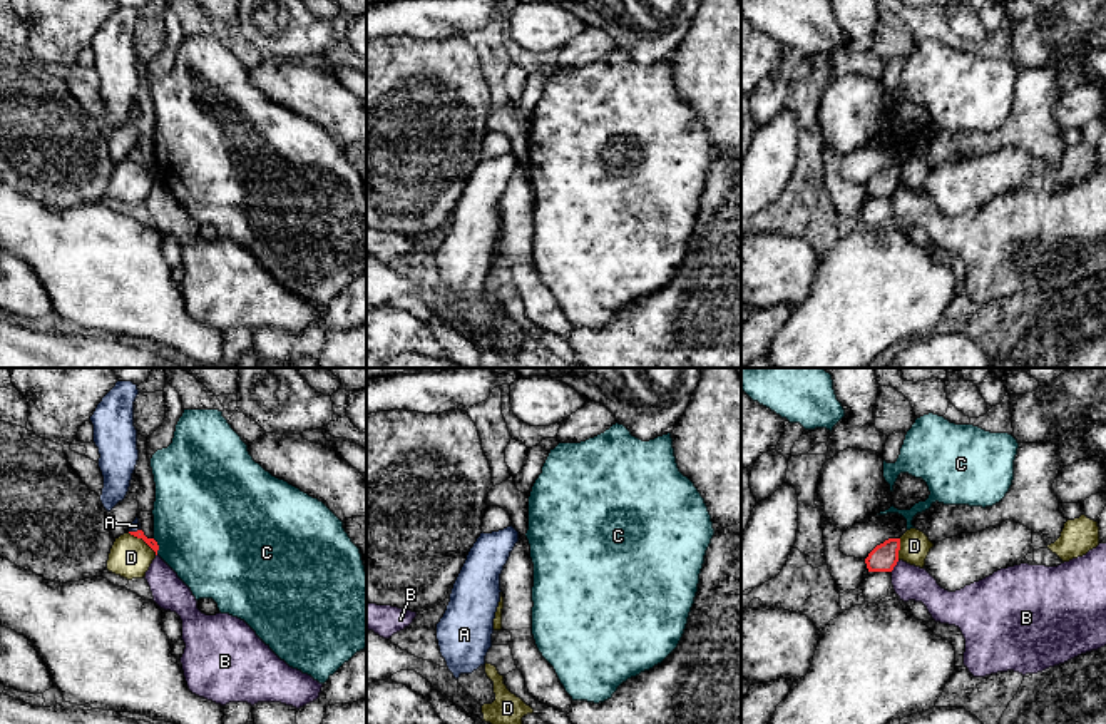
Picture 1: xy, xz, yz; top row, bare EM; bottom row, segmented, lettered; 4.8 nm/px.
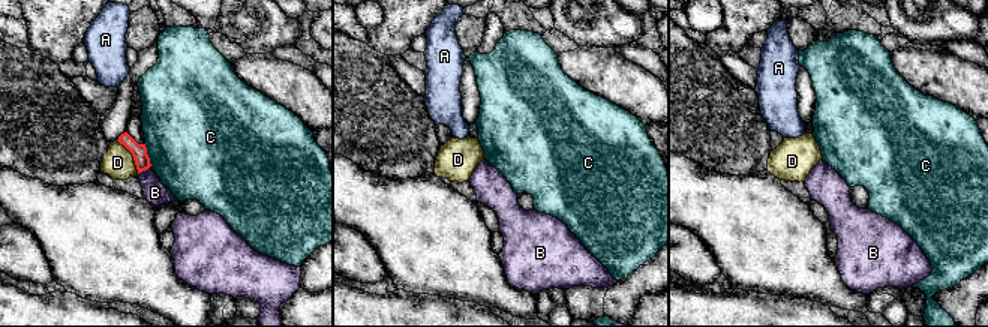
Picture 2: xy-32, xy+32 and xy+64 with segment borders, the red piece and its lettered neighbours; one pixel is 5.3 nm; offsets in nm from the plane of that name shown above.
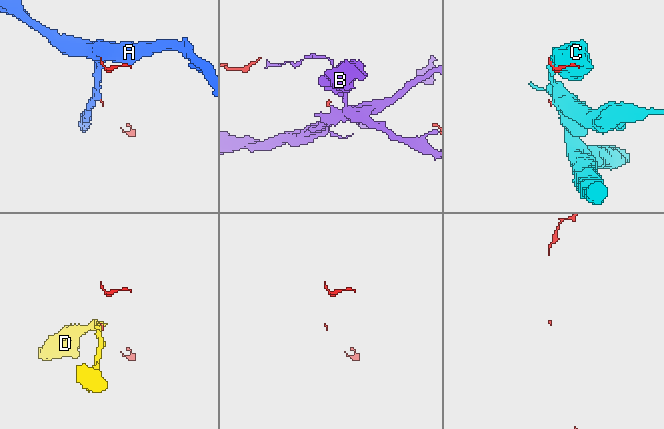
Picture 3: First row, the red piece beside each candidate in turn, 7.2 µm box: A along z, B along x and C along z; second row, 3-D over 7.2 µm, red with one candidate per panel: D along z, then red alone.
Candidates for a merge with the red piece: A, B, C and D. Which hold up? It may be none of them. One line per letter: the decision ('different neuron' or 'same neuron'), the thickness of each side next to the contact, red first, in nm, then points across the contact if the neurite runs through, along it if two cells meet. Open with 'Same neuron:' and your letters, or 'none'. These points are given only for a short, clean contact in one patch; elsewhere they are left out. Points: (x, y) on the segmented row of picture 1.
Same neuron: A
A: same neuron | 50/50 nm
B: different neuron | 140/170 nm | along yz (899, 560), (890, 571)
C: different neuron | 50/500 nm
D: different neuron | 50/200 nm | along xy (128, 532), (139, 537), (156, 554)

